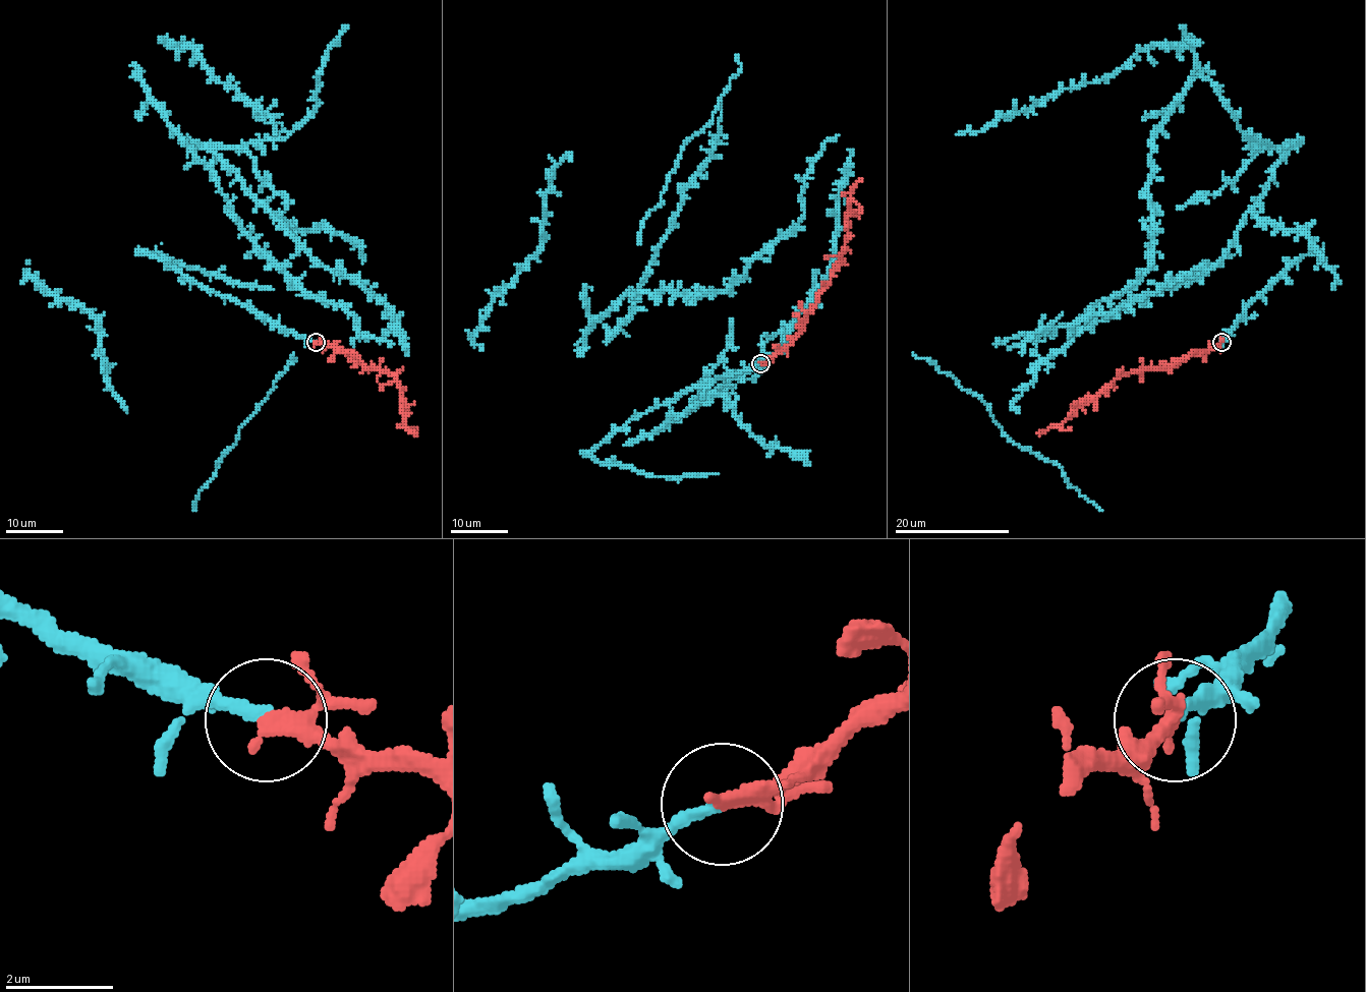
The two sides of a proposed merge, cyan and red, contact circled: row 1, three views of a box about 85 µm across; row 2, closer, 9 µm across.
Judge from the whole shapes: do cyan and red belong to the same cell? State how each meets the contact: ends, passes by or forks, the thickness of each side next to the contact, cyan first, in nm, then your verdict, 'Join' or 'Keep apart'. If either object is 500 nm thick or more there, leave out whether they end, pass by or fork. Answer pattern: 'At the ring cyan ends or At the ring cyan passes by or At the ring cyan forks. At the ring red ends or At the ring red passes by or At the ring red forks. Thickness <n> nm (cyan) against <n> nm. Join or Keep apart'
At the ring cyan ends. At the ring red passes by. Thickness 240 nm (cyan) against 240 nm. Join

